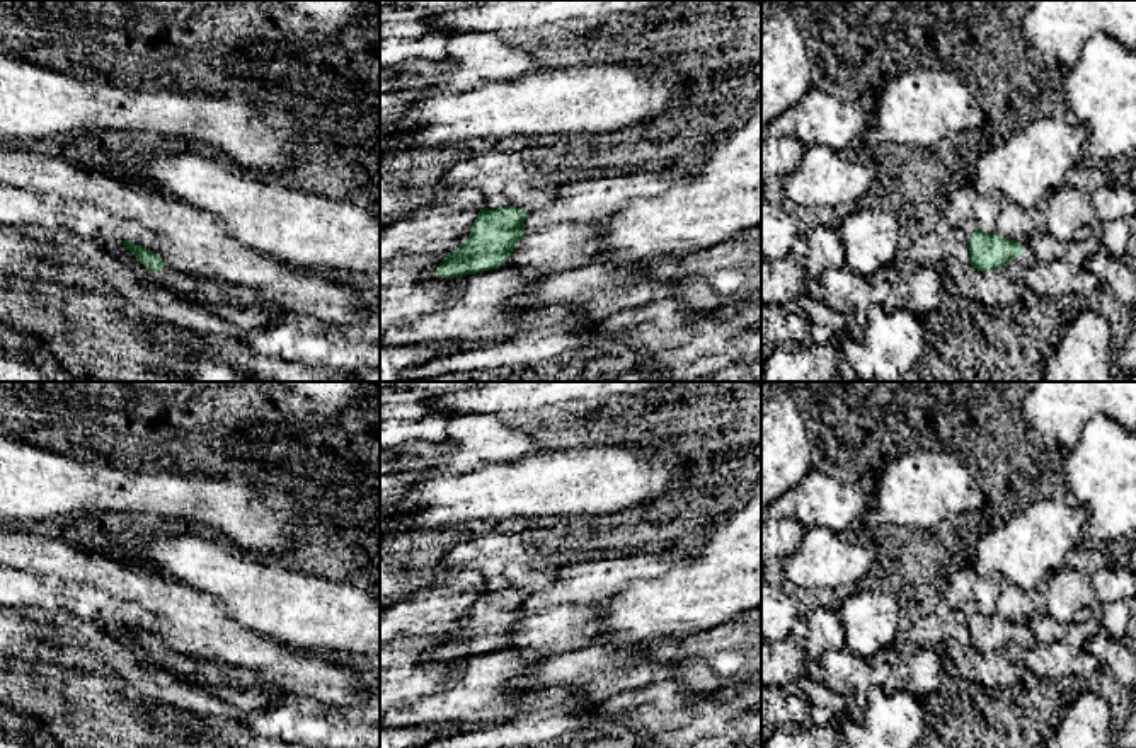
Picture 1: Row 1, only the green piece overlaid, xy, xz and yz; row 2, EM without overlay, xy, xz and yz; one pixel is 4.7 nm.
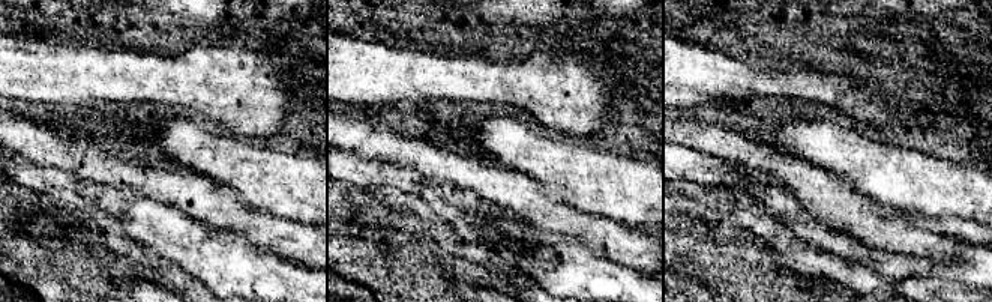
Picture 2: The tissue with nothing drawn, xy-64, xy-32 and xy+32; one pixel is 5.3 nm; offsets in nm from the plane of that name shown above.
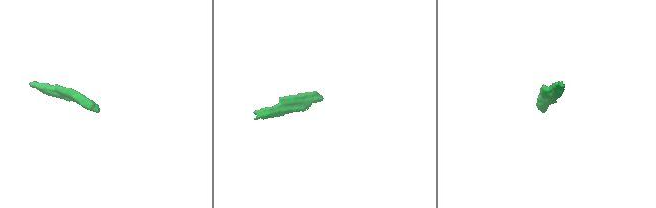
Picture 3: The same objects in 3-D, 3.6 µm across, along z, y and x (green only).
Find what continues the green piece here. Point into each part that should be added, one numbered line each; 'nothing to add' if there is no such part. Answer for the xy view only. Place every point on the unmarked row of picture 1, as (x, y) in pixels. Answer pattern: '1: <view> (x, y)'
nothing to add

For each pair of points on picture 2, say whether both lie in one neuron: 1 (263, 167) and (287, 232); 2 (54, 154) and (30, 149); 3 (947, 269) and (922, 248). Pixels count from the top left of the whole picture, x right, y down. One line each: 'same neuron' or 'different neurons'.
1: different neurons
2: same neuron
3: different neurons

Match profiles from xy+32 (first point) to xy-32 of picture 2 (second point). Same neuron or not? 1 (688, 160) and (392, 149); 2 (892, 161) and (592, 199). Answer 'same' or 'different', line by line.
1: different
2: same

